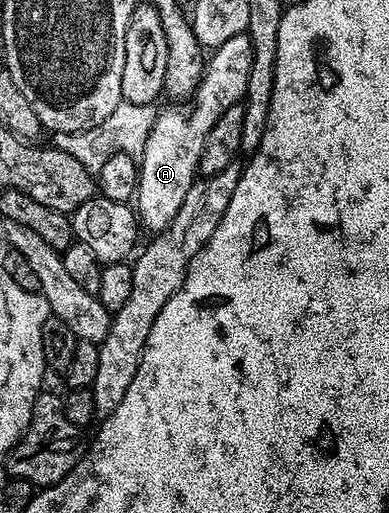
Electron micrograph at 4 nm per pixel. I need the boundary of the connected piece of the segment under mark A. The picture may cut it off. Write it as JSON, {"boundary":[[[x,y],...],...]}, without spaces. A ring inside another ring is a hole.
{"boundary":[[[248,32],[227,39],[227,43],[212,50],[206,60],[205,71],[191,98],[193,106],[184,109],[181,106],[184,104],[173,103],[170,109],[162,108],[158,112],[139,158],[135,212],[142,230],[150,229],[153,235],[161,233],[168,229],[171,219],[175,219],[175,211],[183,207],[187,191],[191,191],[199,177],[198,165],[203,155],[204,137],[229,107],[242,104],[247,89],[247,75],[251,75],[252,58]]]}

